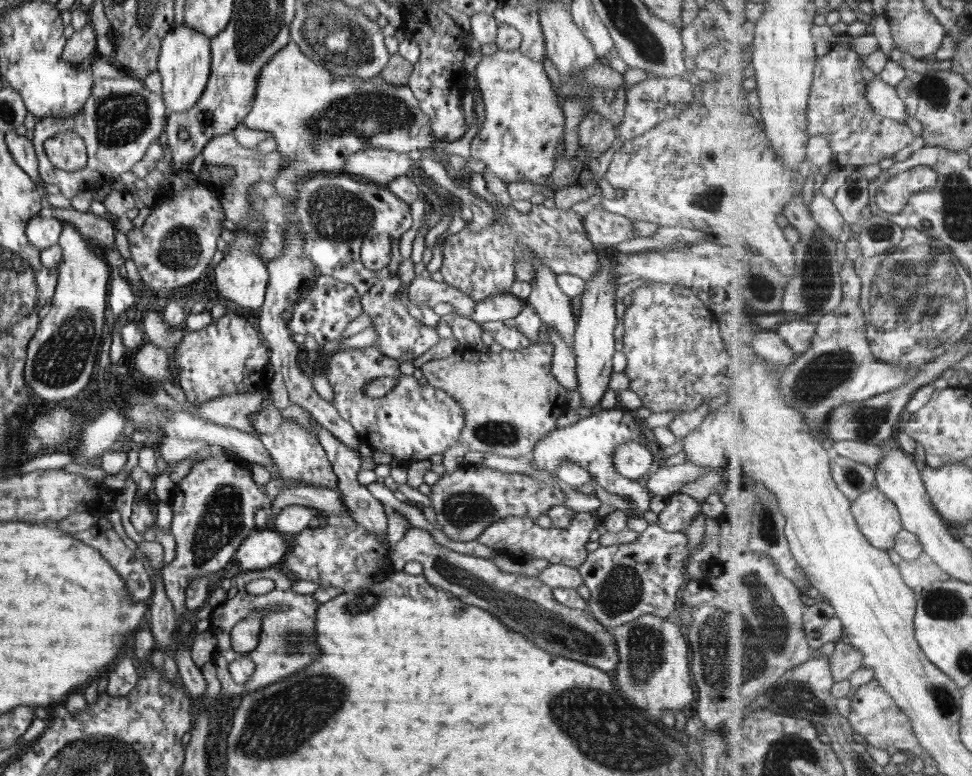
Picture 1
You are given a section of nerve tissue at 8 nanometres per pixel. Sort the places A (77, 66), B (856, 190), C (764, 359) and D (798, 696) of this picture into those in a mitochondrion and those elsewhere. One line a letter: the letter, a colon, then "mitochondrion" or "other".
A: other
B: mitochondrion
C: other
D: mitochondrion

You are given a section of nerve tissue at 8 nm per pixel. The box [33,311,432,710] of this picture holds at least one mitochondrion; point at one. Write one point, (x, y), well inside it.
(222, 520)

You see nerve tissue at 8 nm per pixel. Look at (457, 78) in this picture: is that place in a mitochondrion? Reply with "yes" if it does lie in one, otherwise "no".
no

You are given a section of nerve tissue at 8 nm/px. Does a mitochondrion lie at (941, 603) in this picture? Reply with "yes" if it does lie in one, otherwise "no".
yes

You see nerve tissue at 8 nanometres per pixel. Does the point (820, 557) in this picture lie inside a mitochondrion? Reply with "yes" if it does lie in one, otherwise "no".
no

